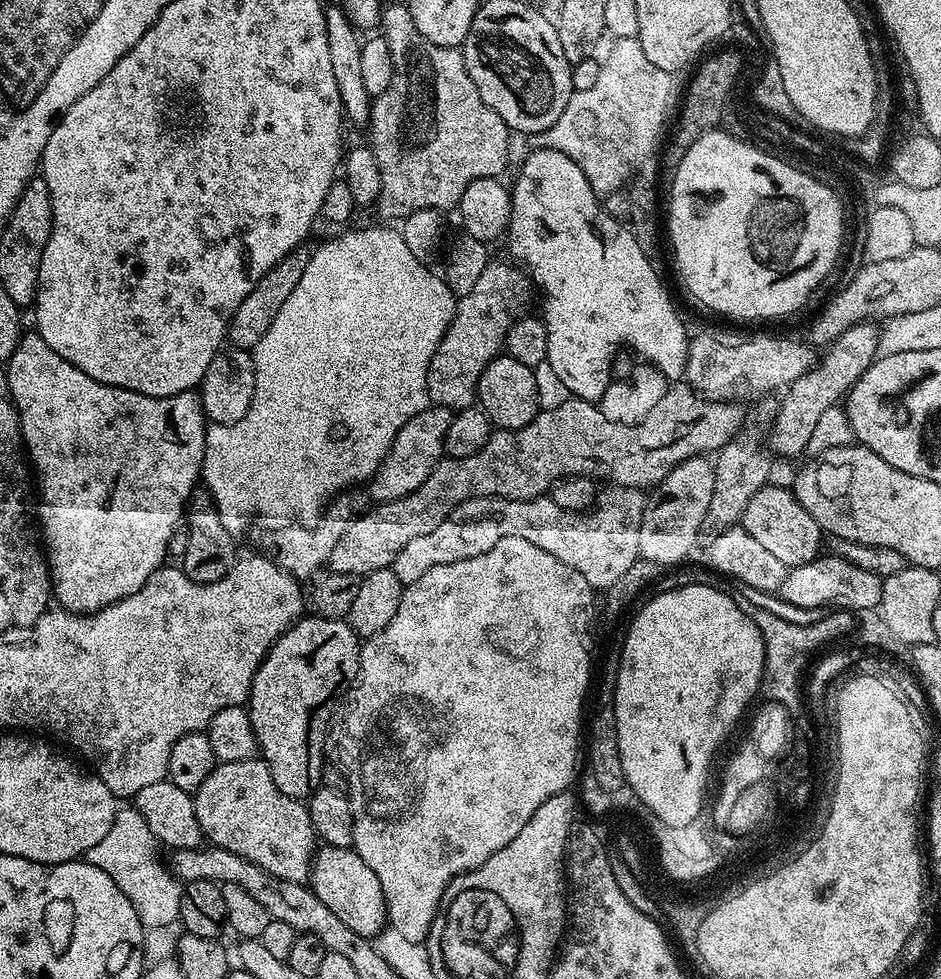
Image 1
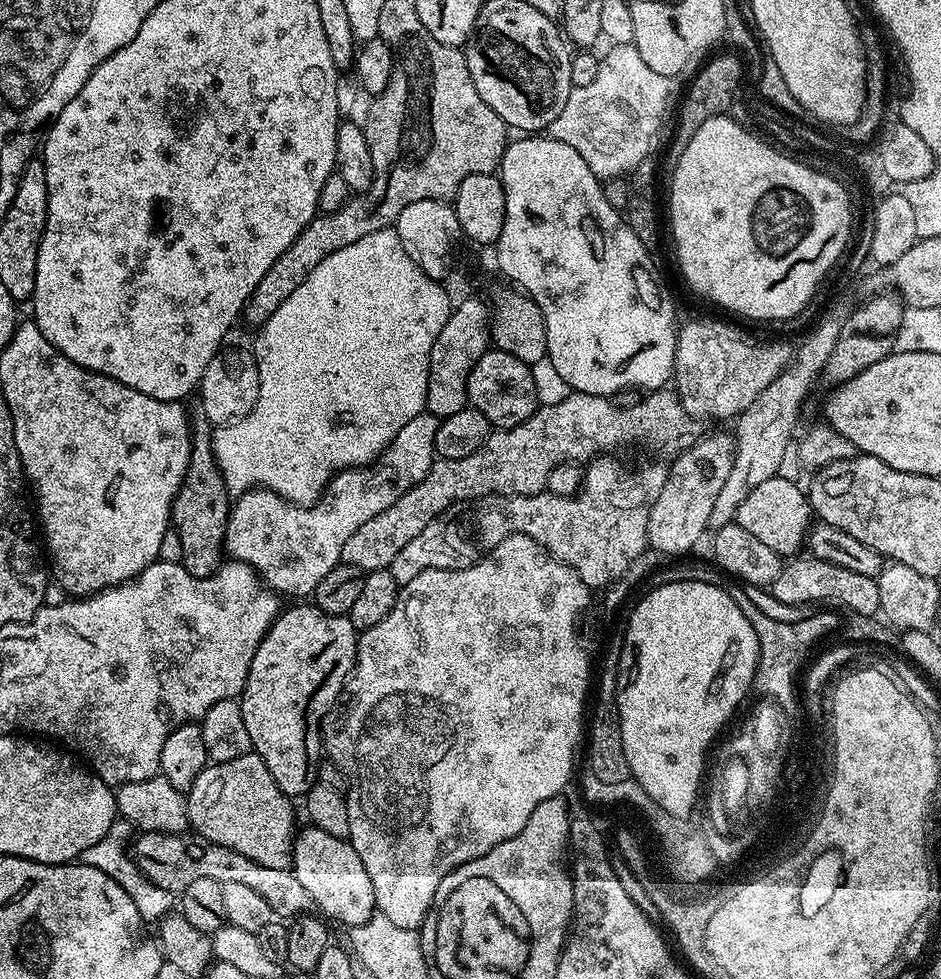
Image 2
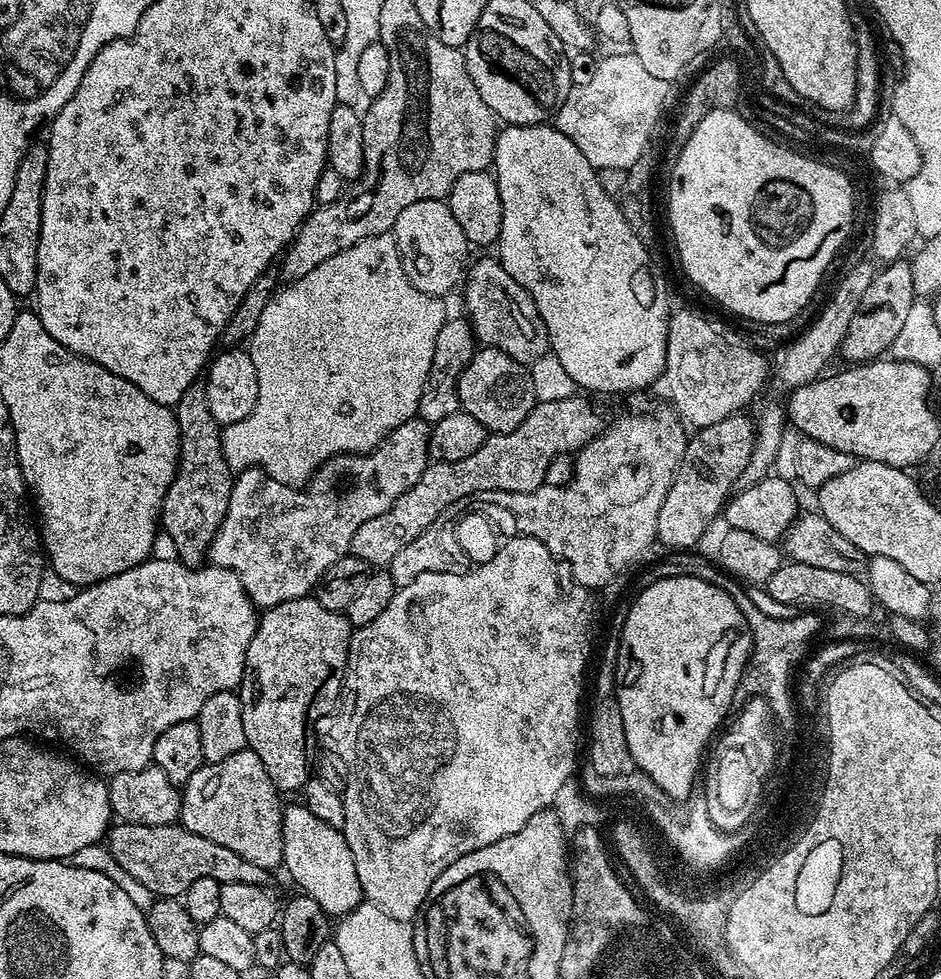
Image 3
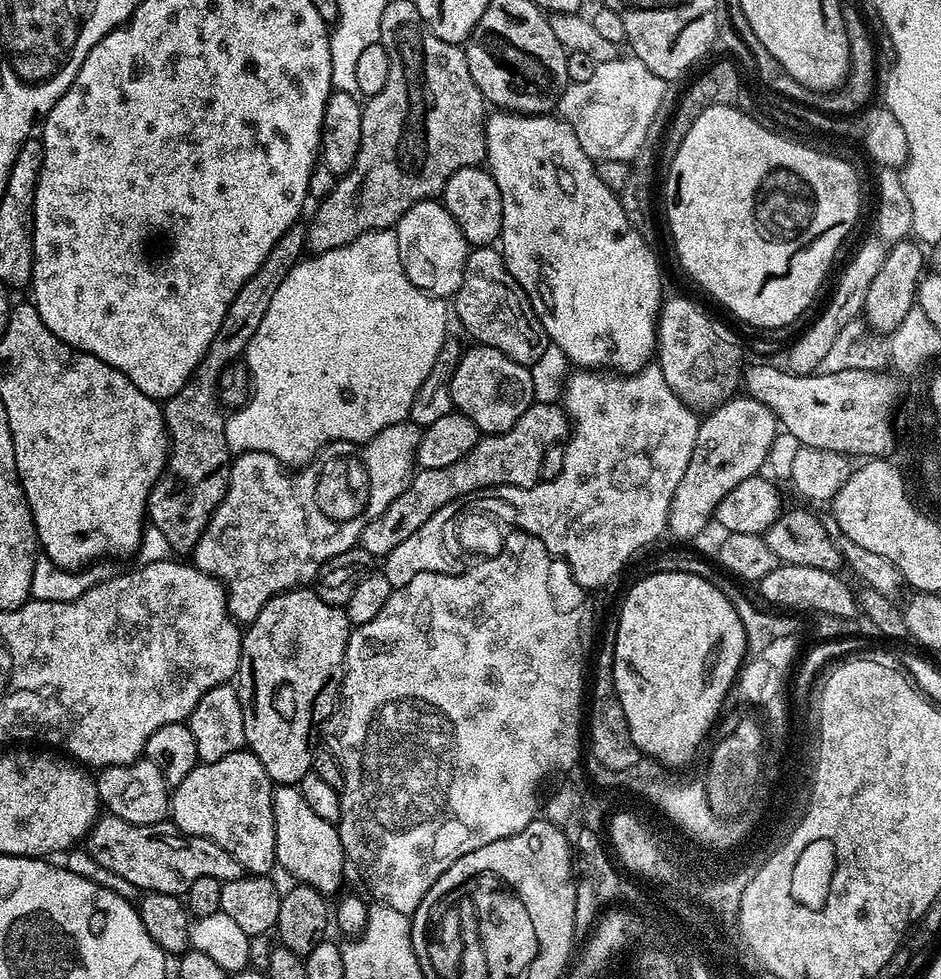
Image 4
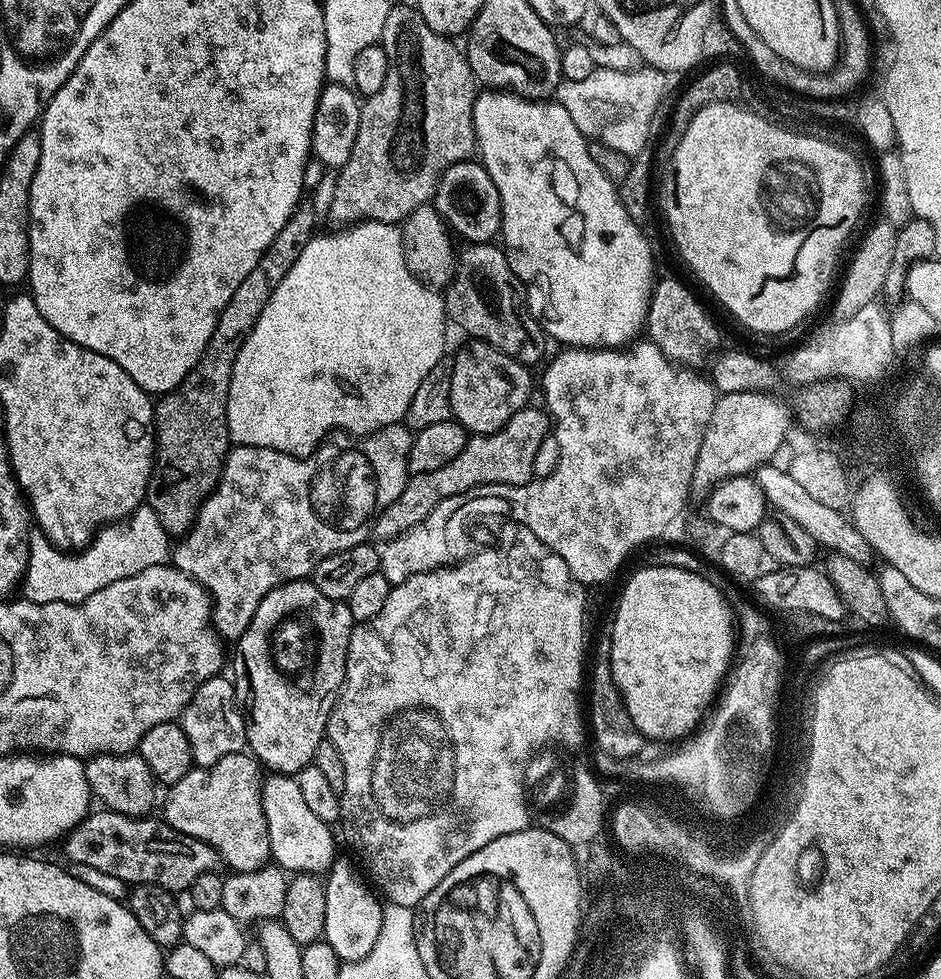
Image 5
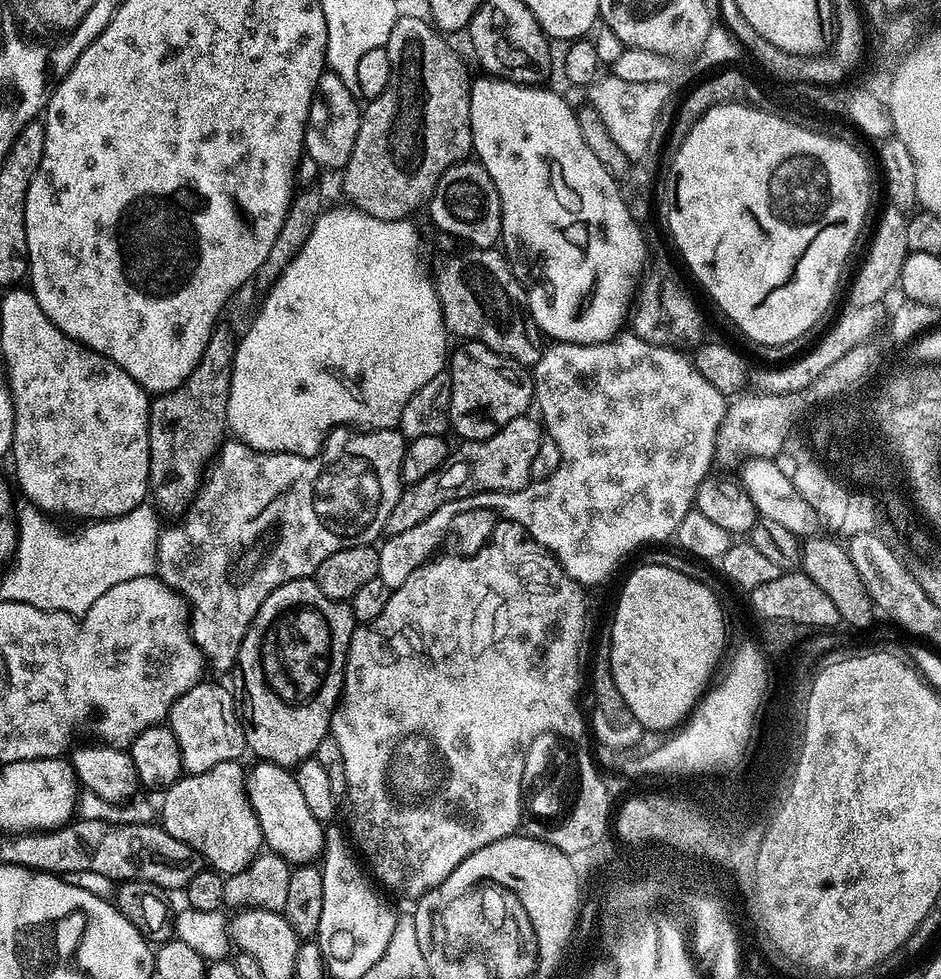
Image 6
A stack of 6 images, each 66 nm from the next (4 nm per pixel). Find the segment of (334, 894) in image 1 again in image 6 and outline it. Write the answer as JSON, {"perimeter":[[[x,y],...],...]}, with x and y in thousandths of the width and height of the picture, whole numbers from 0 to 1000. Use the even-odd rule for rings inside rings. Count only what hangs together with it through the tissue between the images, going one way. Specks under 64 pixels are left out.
{"perimeter":[[[276,776],[269,784],[262,785],[259,802],[264,818],[281,853],[282,863],[288,869],[295,871],[310,885],[328,883],[343,871],[345,843],[334,836],[334,831],[329,831],[321,806],[307,785],[295,782],[288,776]]]}

